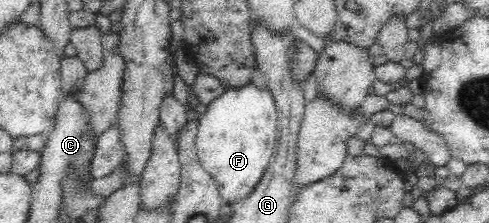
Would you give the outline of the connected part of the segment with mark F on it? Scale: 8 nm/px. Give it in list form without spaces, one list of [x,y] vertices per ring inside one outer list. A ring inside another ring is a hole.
[[[255,83],[233,85],[232,87],[224,87],[223,92],[211,100],[205,113],[197,121],[197,154],[205,171],[217,181],[223,204],[227,202],[233,204],[244,199],[263,176],[274,152],[278,120],[276,108],[275,97],[266,85],[255,85]]]

